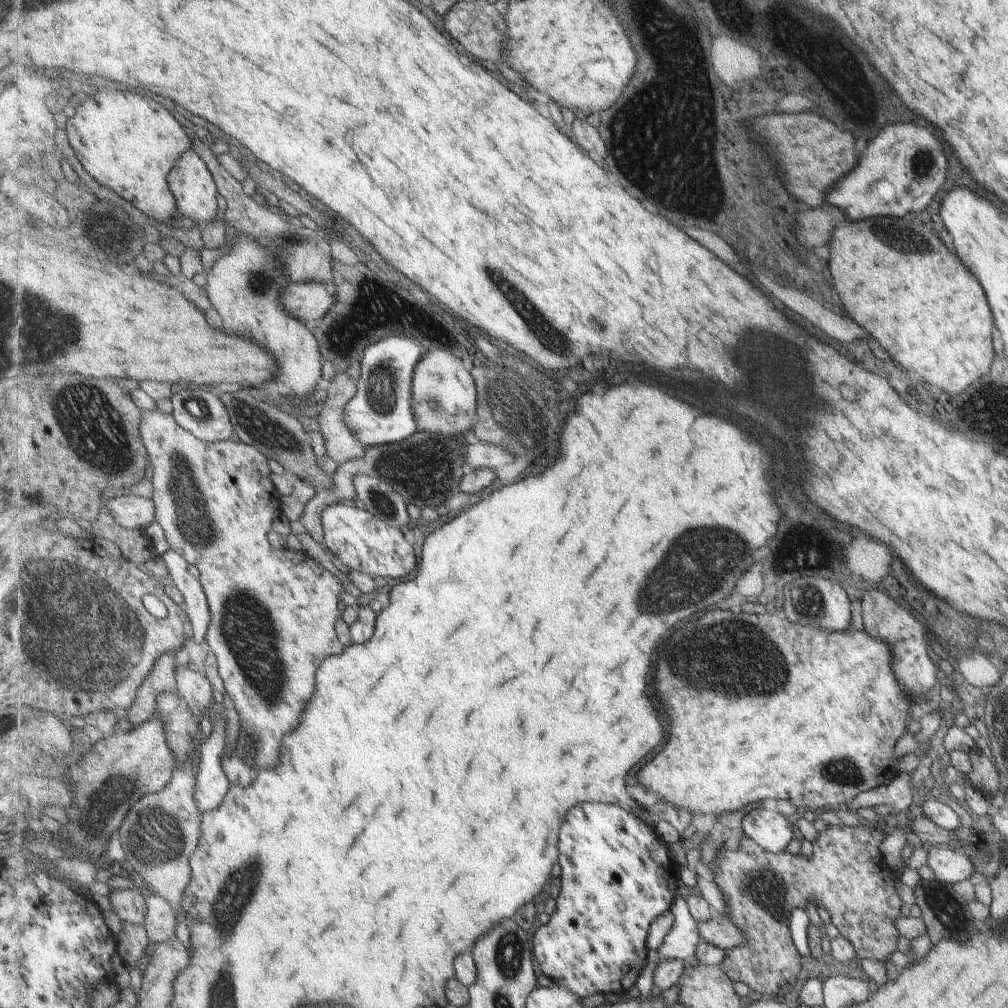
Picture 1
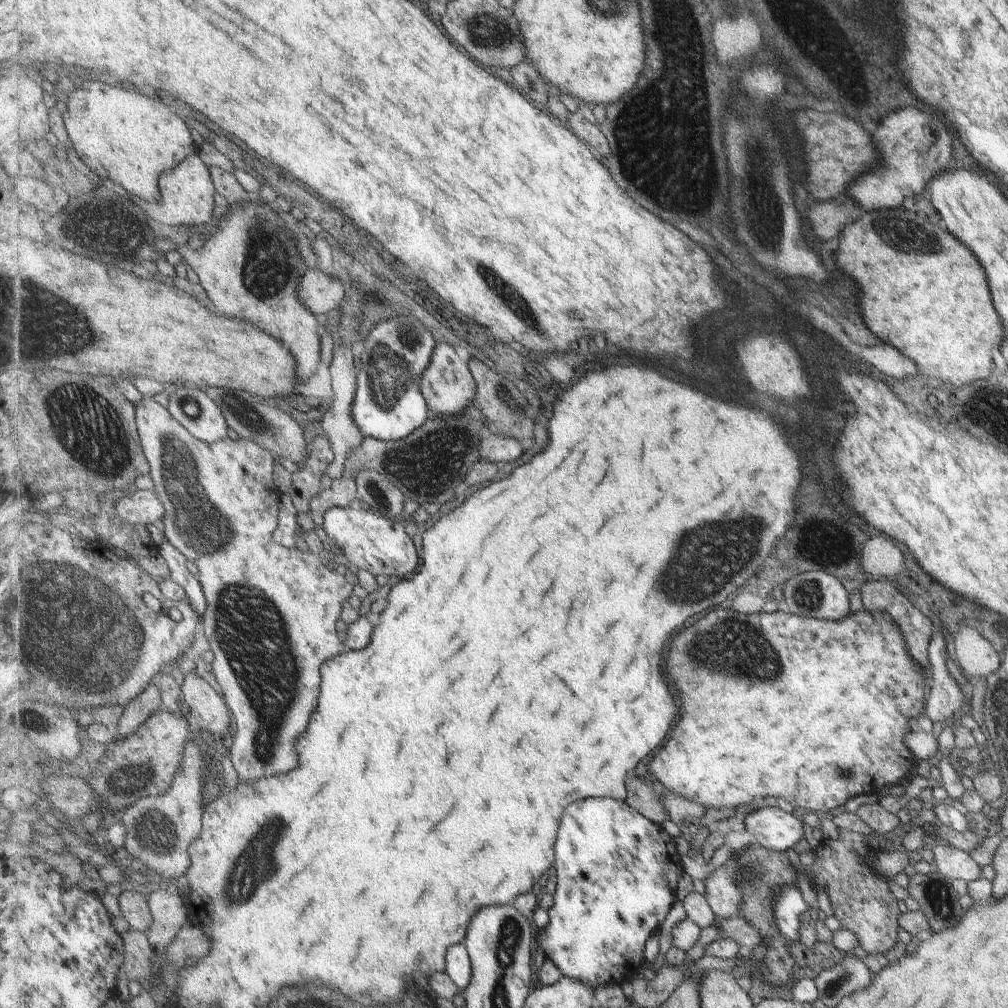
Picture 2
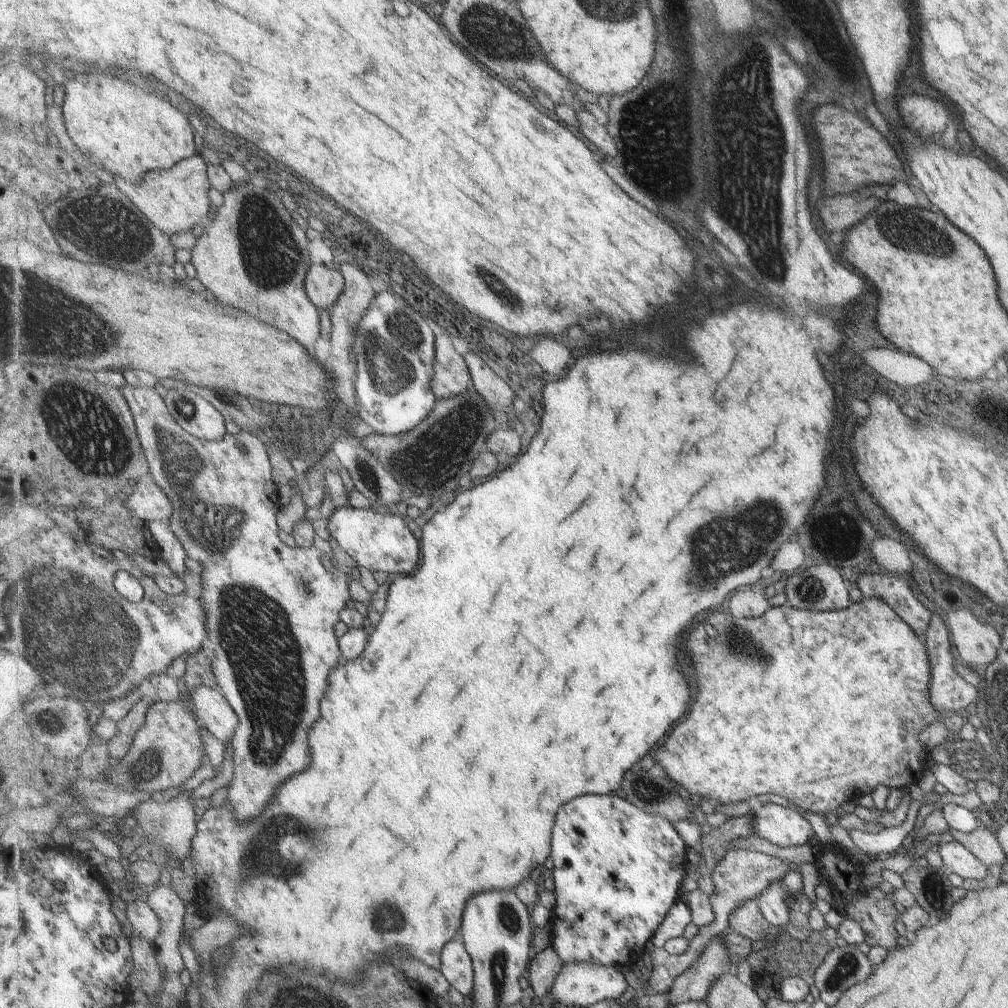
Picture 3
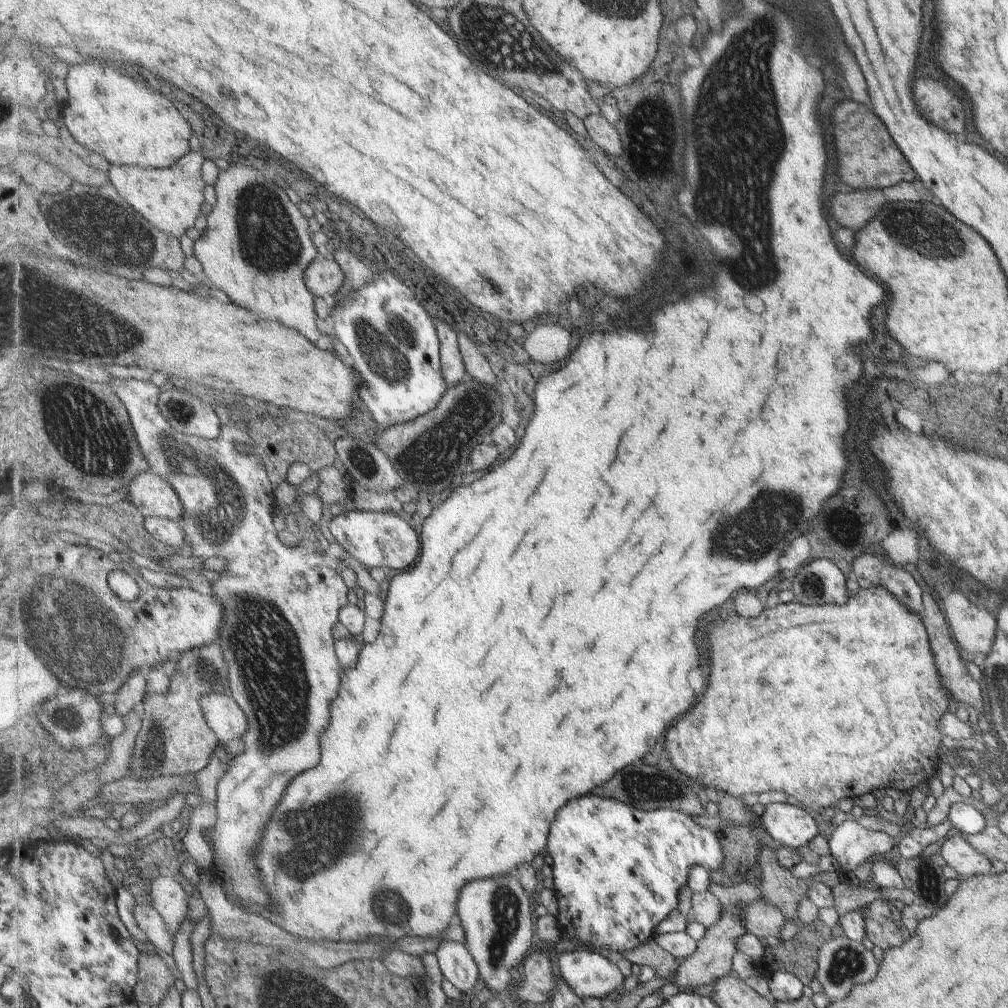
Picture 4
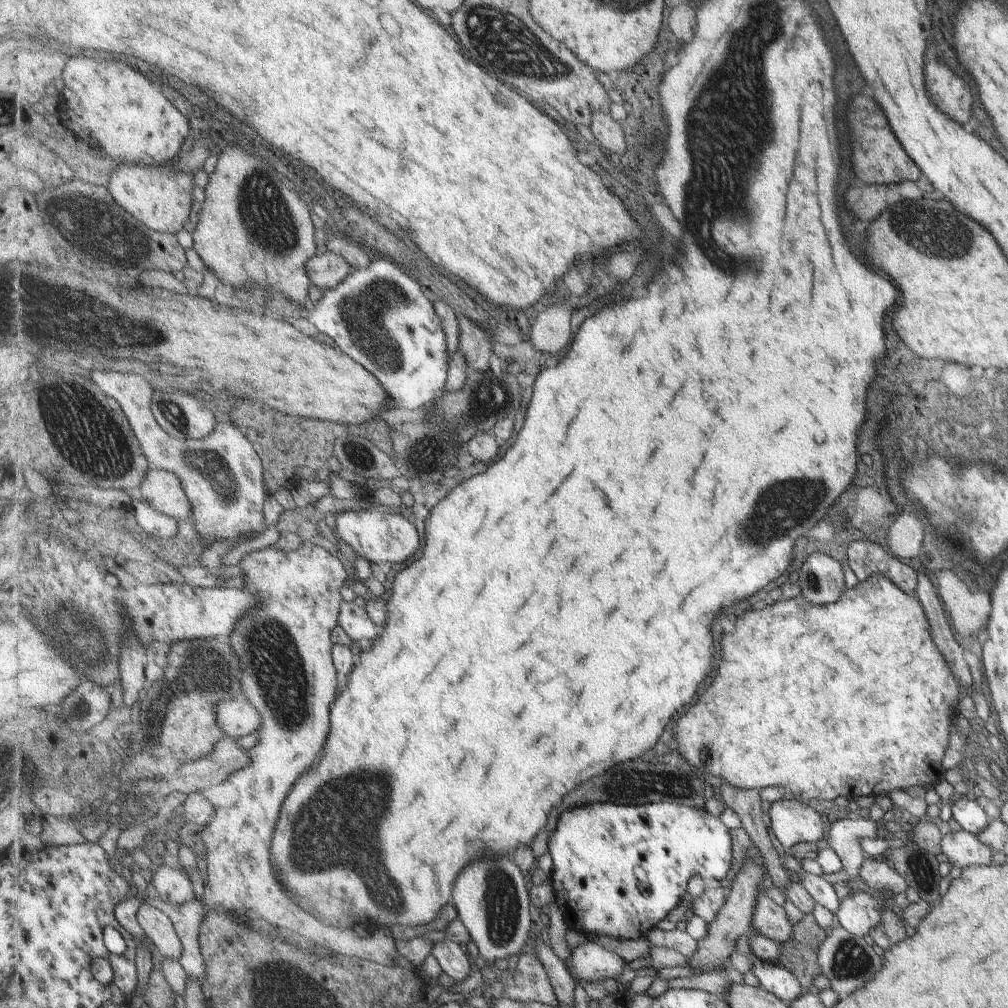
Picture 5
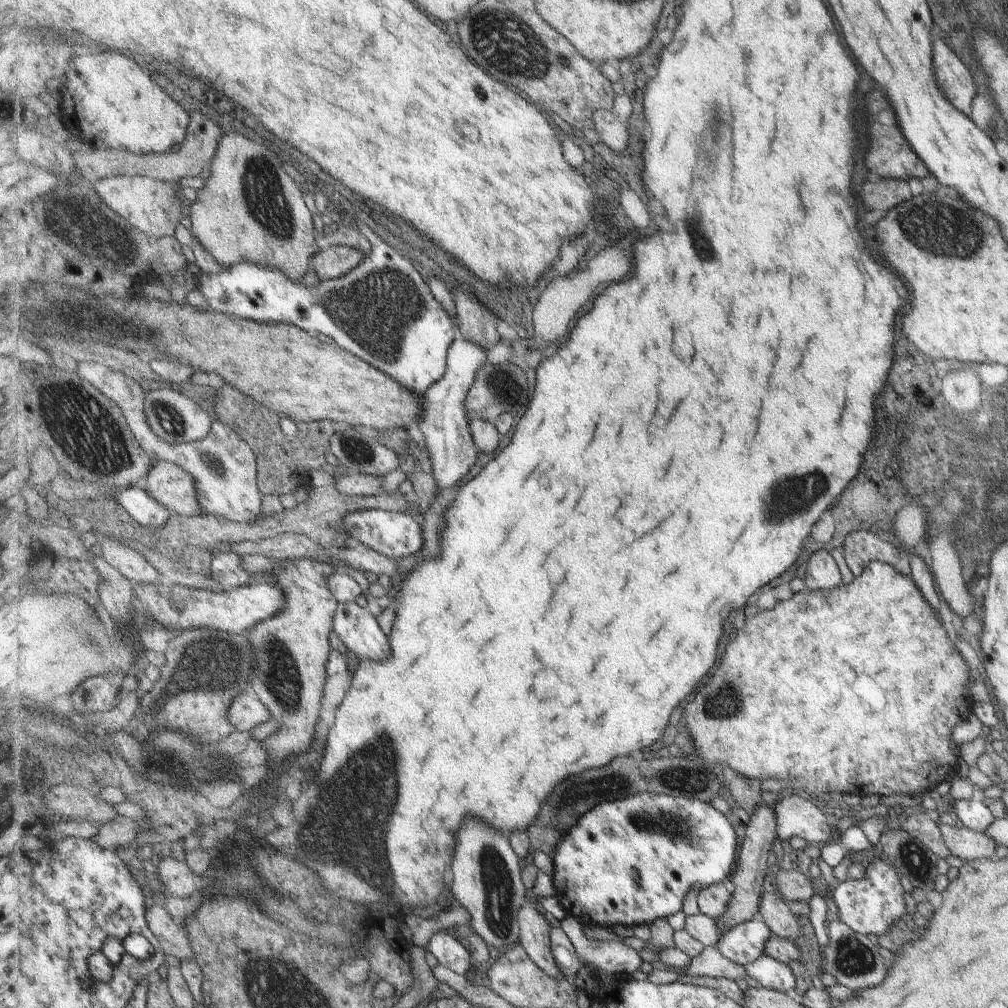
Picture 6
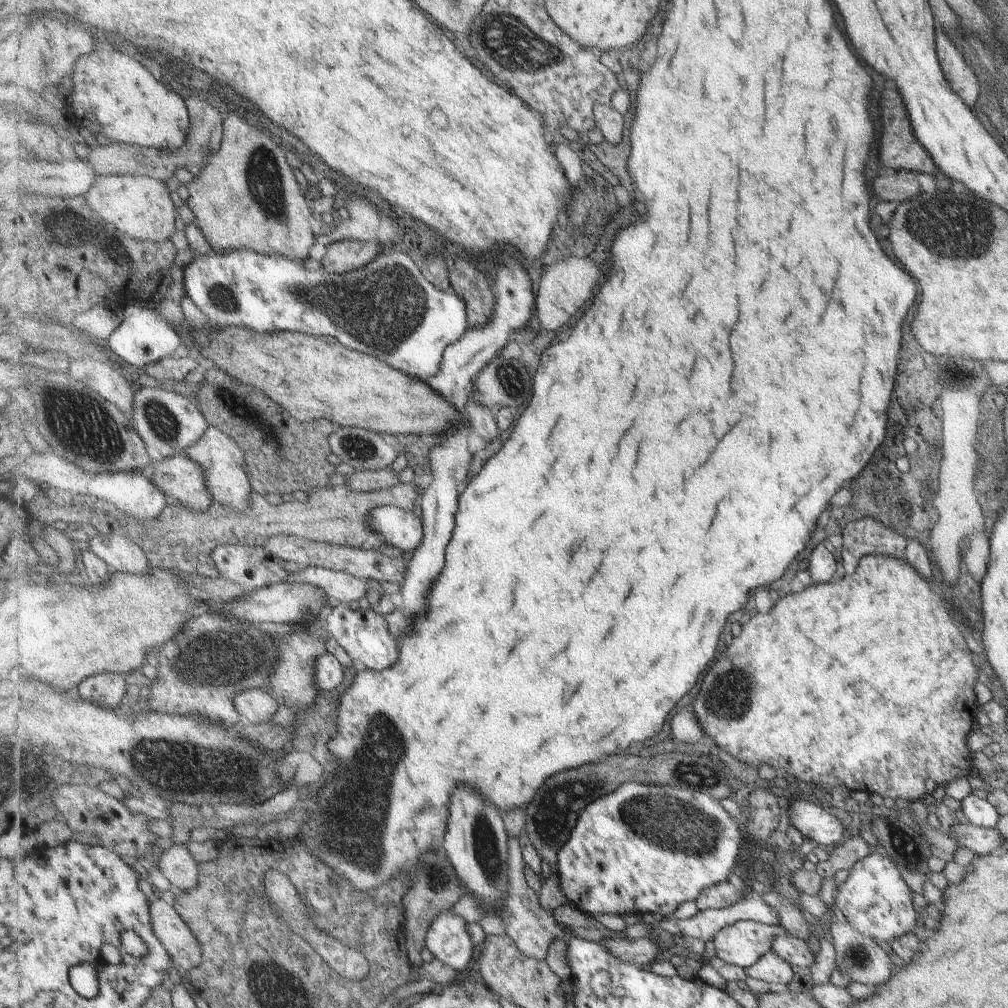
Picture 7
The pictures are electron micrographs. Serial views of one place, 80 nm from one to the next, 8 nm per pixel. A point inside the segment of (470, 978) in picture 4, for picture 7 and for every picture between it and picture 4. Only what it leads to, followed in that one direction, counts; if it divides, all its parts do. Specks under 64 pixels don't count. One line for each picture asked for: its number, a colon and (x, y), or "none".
5: (455, 958)
6: (454, 953)
7: (449, 939)

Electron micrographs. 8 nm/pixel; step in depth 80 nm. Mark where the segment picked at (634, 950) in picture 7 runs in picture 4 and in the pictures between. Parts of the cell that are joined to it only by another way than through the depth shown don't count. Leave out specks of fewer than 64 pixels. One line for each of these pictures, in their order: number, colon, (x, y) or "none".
4: (591, 974)
5: (590, 962)
6: (609, 956)

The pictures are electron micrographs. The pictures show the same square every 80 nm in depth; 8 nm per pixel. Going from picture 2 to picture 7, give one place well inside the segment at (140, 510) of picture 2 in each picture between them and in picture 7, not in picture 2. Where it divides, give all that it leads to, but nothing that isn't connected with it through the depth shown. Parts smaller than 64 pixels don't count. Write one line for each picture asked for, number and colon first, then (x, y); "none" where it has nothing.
3: (147, 500)
4: (155, 496)
5: (163, 489)
6: (175, 488)
7: (180, 477)

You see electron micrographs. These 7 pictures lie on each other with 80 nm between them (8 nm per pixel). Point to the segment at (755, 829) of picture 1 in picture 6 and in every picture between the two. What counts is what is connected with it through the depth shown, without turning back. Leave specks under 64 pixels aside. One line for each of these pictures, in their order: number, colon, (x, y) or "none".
2: (774, 829)
3: (784, 826)
4: (792, 826)
5: (792, 820)
6: (796, 814)

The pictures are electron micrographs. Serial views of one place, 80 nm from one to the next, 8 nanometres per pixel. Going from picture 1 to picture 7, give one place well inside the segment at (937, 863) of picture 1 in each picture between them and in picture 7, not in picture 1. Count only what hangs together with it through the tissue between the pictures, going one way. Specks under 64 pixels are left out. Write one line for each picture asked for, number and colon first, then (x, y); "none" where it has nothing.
2: (951, 862)
3: (957, 859)
4: (958, 853)
5: (962, 849)
6: (968, 844)
7: (981, 841)

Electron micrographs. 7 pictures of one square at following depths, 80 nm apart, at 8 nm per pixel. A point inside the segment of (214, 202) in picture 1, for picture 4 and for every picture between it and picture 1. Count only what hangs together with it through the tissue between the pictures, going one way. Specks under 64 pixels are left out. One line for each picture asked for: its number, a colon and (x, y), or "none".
2: (188, 198)
3: (177, 199)
4: (173, 199)

